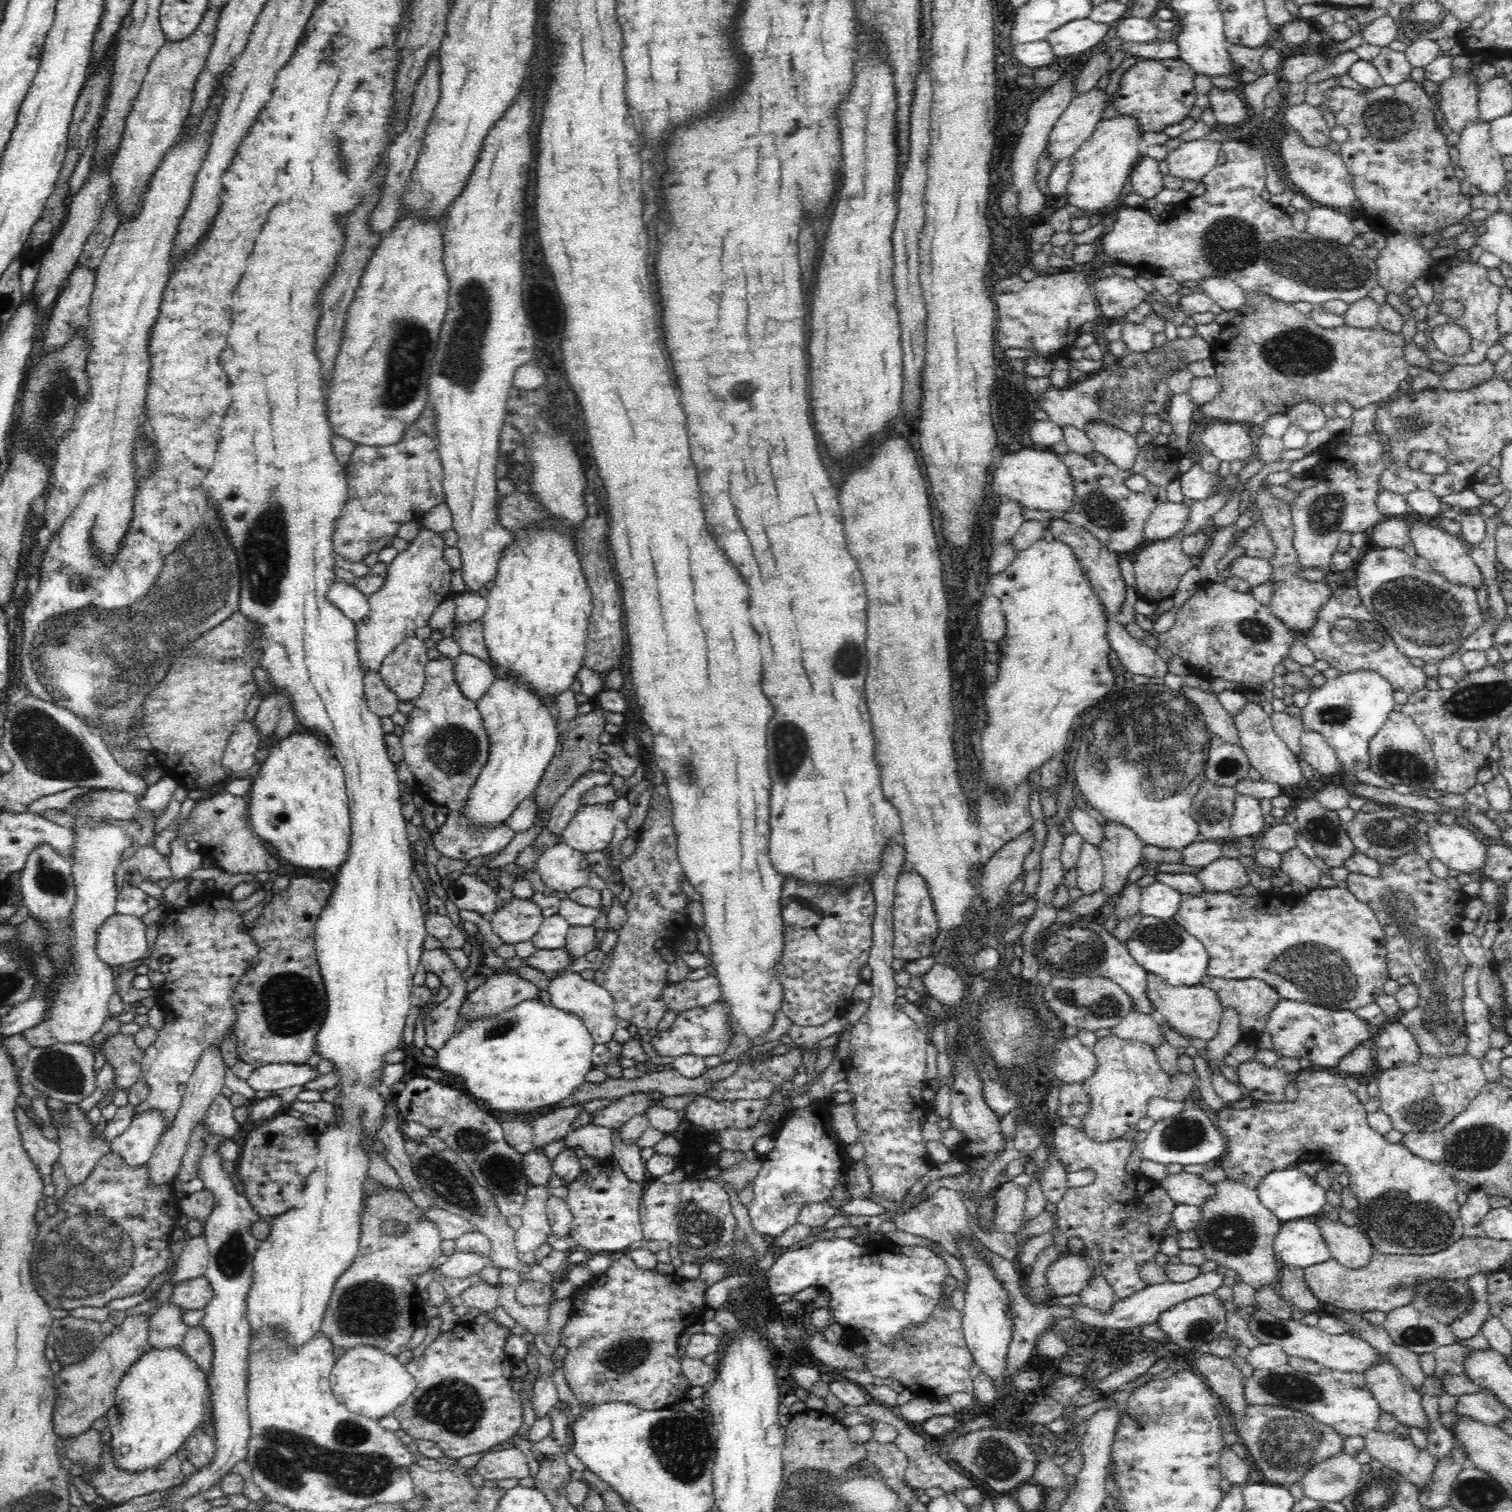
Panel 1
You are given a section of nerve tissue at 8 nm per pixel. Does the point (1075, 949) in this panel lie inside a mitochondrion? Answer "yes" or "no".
yes

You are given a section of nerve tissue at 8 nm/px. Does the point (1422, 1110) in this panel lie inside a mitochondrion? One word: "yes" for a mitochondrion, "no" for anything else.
yes

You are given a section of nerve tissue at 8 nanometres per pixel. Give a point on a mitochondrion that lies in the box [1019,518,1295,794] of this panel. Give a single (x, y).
(1224, 766)

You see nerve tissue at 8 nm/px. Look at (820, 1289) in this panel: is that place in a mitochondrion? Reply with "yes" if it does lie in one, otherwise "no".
no

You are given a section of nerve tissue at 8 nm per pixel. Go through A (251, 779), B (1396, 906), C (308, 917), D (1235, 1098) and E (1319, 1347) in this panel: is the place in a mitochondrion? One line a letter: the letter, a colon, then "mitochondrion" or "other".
A: other
B: mitochondrion
C: other
D: other
E: other

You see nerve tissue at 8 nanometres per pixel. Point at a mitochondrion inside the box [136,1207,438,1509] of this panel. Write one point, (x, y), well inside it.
(286, 1459)

